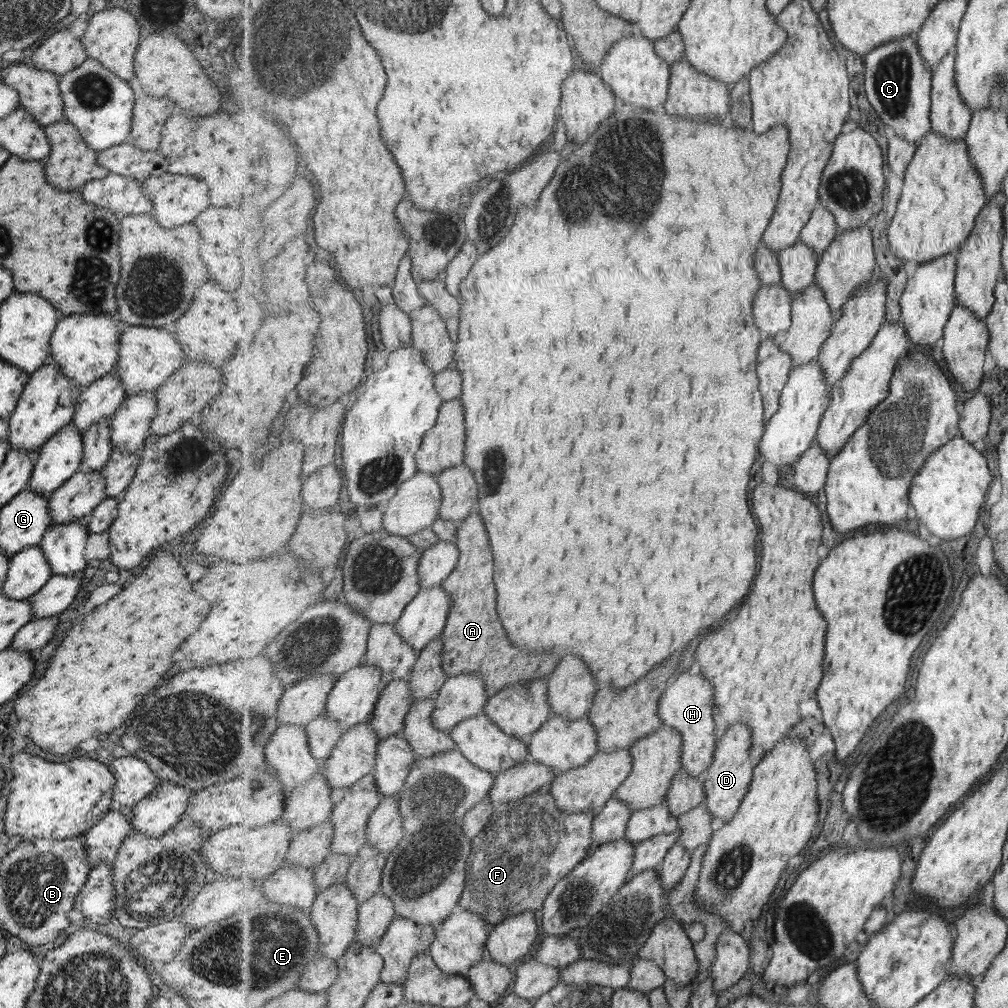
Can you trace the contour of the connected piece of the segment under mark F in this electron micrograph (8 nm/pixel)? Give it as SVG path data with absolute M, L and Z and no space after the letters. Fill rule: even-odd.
M548 788L541 789L529 797L520 798L519 801L496 807L484 839L485 842L488 841L487 848L481 849L479 858L472 862L468 886L458 910L475 911L487 919L491 927L521 912L542 910L546 898L556 888L556 884L584 862L594 849L593 823L596 815L593 811L569 813L559 809Z

